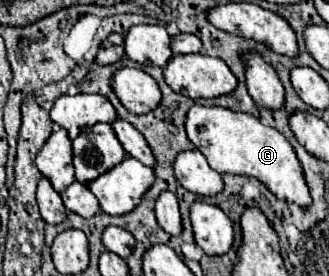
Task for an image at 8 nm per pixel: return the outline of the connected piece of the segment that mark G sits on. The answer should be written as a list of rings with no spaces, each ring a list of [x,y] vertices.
[[[193,105],[185,117],[185,131],[189,141],[205,155],[211,169],[217,173],[251,175],[263,181],[279,199],[297,203],[301,207],[311,203],[311,195],[303,179],[303,169],[293,147],[277,129],[263,125],[259,117],[227,107]]]

